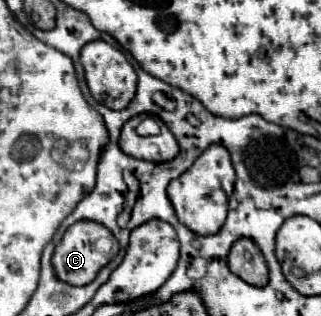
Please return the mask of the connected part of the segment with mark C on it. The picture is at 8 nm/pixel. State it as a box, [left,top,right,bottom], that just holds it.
[53,220,119,286]

